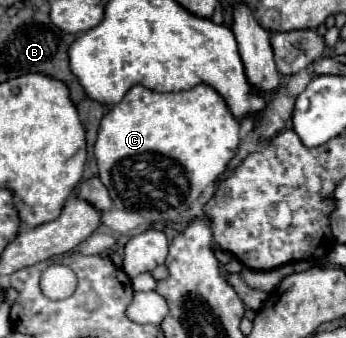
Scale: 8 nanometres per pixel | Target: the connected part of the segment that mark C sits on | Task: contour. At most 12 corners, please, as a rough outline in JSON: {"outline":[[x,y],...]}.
{"outline":[[206,83],[134,85],[94,155],[118,209],[168,223],[220,179],[240,119]]}

